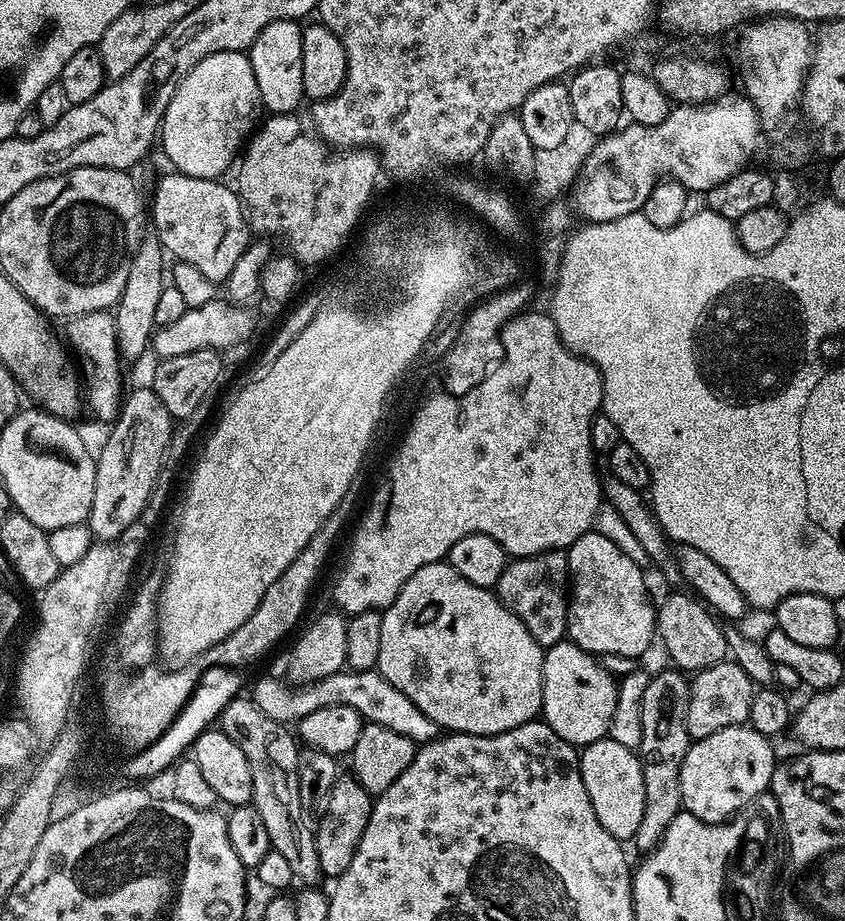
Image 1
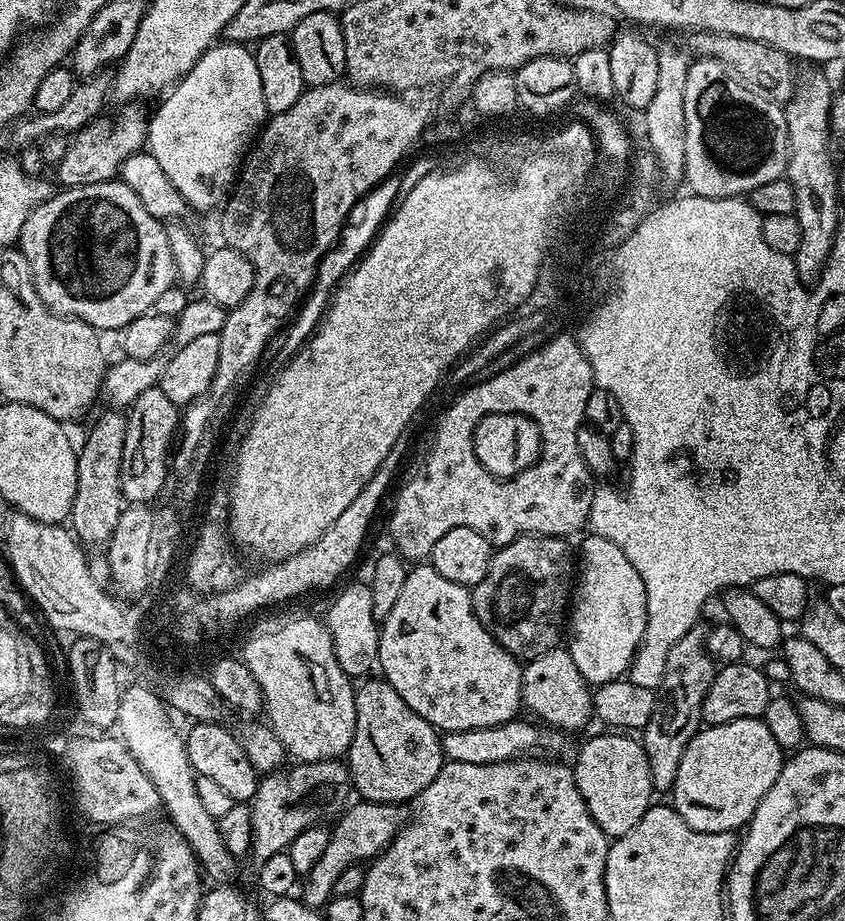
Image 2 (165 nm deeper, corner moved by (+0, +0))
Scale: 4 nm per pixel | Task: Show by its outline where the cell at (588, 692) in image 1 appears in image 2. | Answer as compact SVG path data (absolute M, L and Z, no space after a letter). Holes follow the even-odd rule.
M558 646L538 658L527 661L522 668L522 704L540 720L561 728L564 732L576 732L593 719L593 689L586 678L578 674L574 658L563 647Z

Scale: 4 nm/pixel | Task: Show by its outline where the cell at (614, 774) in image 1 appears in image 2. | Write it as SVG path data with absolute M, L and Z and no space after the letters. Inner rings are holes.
M628 734L608 735L612 736L596 736L581 746L574 771L576 785L594 822L608 837L615 838L638 826L642 814L654 803L654 789L643 743Z

